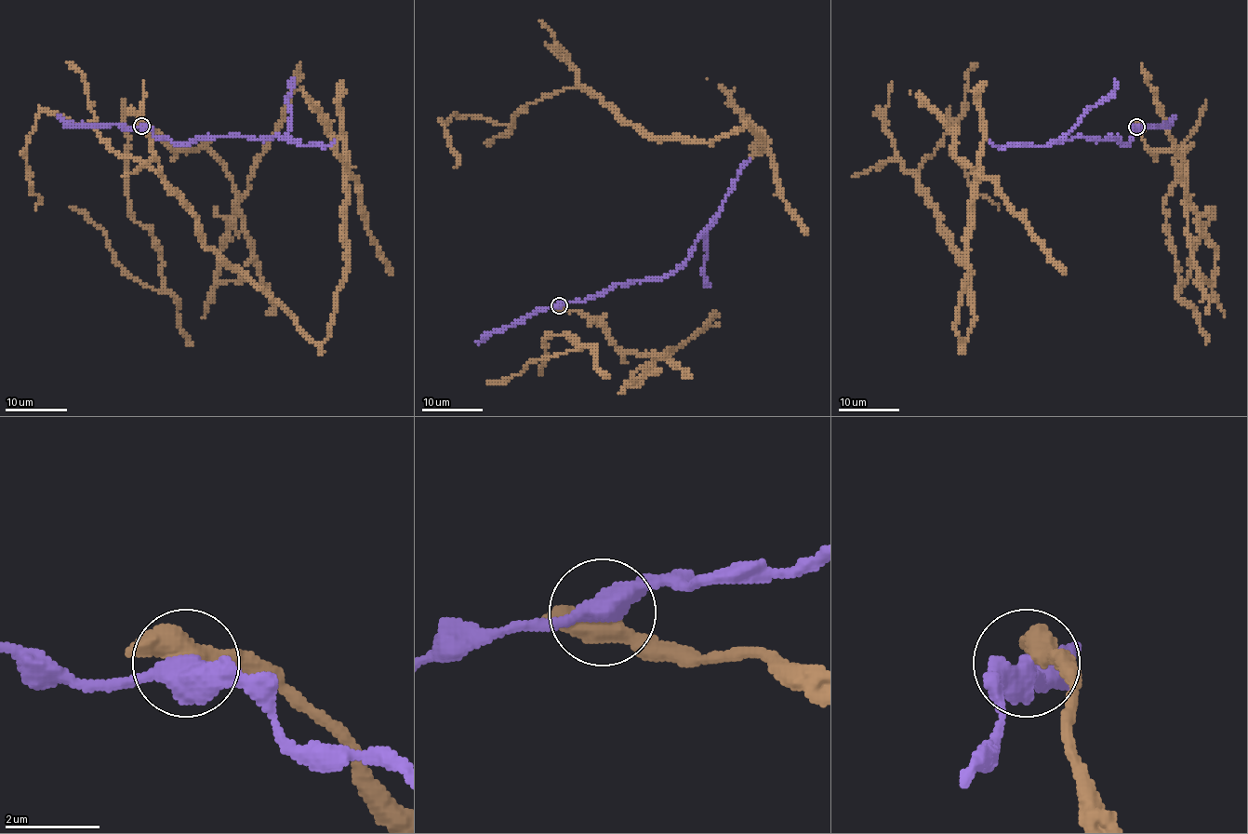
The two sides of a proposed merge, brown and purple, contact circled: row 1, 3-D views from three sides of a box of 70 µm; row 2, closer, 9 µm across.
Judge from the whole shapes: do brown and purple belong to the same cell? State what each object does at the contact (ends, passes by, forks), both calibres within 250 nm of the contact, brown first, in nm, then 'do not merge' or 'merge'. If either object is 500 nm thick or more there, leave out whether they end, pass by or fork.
calibres 600 and 480 nm; merge

